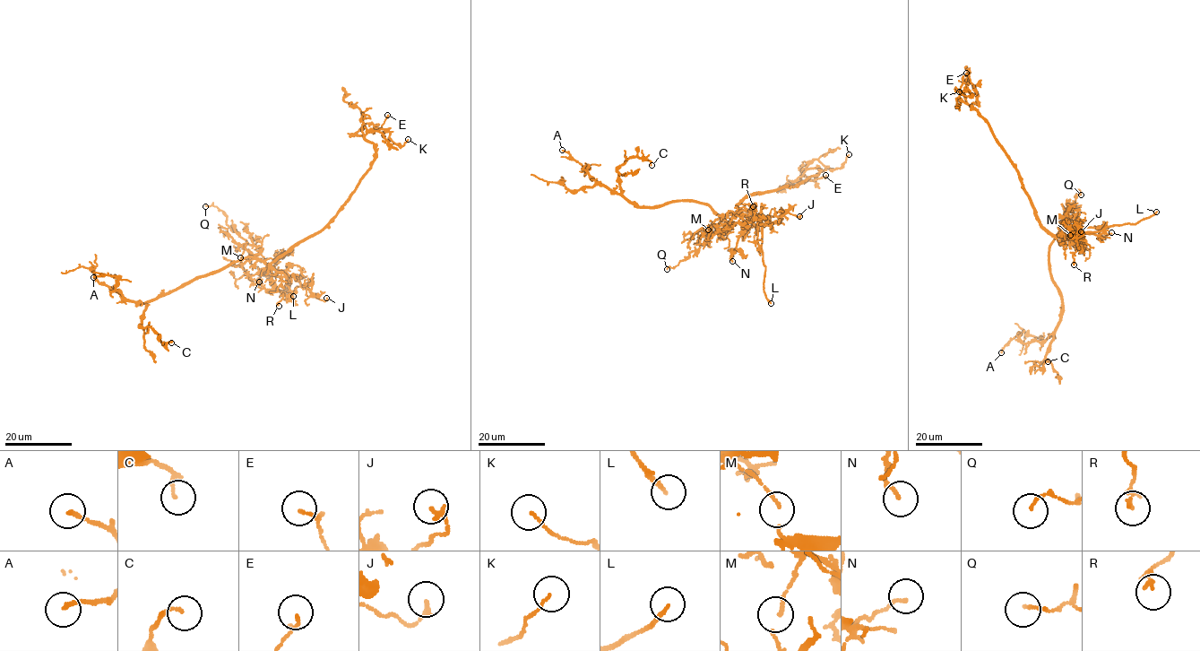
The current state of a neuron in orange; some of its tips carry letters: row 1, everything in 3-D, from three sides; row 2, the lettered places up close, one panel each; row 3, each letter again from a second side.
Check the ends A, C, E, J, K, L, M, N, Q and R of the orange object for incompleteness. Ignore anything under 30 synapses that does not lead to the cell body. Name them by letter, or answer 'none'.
L

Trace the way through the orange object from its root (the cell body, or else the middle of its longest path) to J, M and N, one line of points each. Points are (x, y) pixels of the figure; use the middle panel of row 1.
J: (738, 208), (747, 220), (763, 217), (772, 222), (779, 221), (788, 212), (799, 216)
M: (738, 208), (708, 230)
N: (738, 208), (746, 218), (746, 225), (738, 238), (737, 250), (733, 253), (731, 250), (732, 261)

